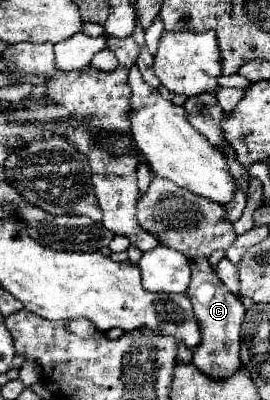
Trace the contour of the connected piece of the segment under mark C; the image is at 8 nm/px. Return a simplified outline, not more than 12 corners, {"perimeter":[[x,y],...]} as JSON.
{"perimeter":[[204,257],[188,297],[202,329],[192,363],[214,379],[240,363],[242,301]]}

